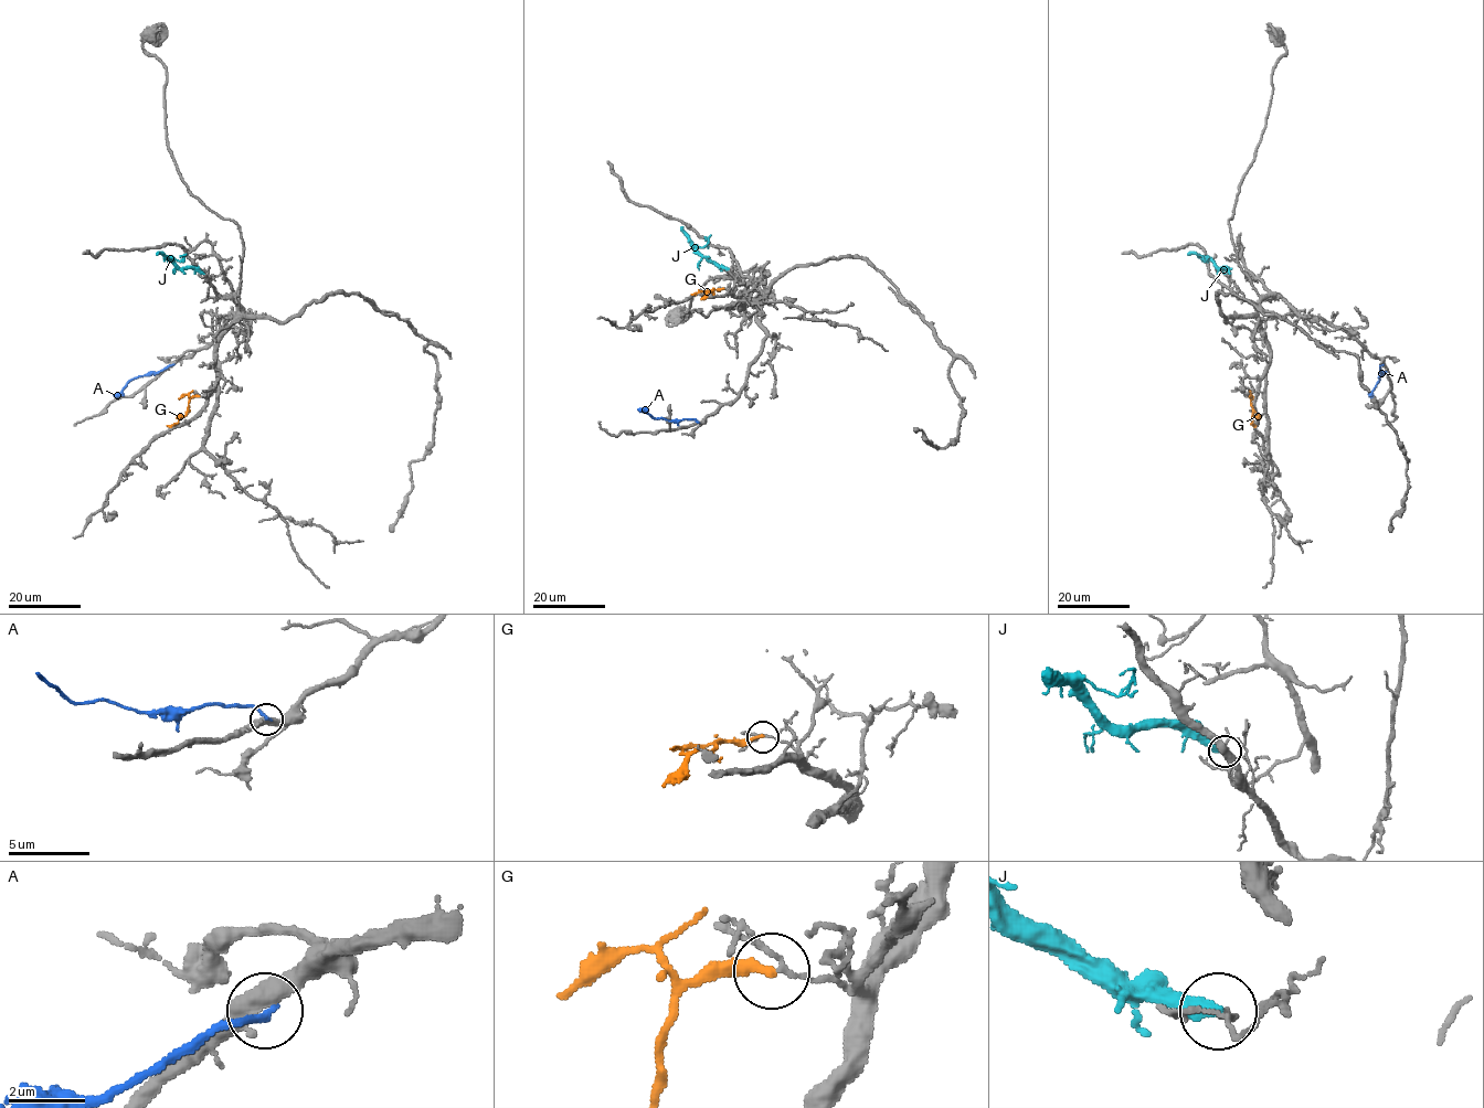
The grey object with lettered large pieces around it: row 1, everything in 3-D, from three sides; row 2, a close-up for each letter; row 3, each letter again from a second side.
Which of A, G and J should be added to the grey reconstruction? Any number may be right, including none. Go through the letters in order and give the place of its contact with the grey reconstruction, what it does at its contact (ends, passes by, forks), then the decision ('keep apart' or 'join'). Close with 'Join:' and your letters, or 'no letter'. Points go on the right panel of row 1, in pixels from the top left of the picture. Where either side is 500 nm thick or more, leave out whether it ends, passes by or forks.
A: meets grey at (1382, 364); it ends there; keep apart
G: meets grey at (1249, 396); it ends there; keep apart
J: meets grey at (1229, 274); it ends there; keep apart
Join: no letter

